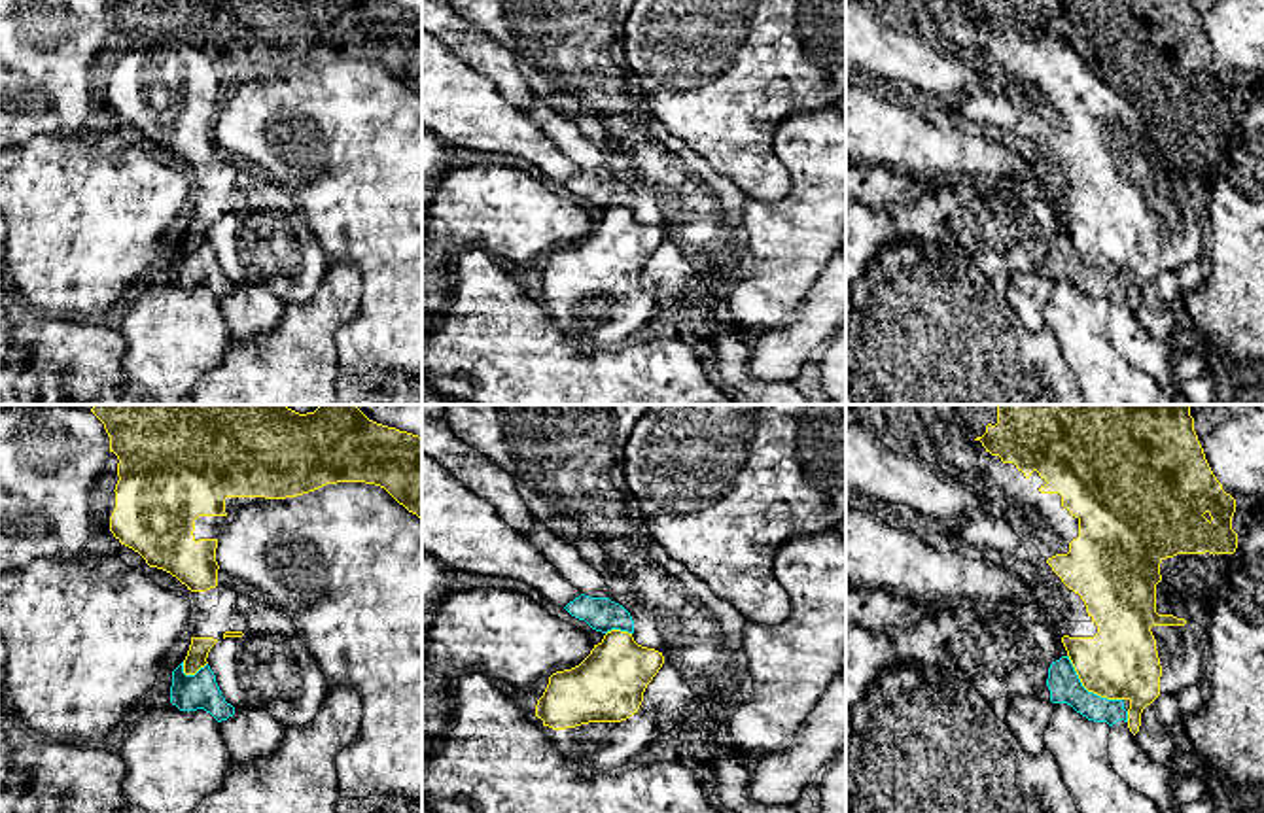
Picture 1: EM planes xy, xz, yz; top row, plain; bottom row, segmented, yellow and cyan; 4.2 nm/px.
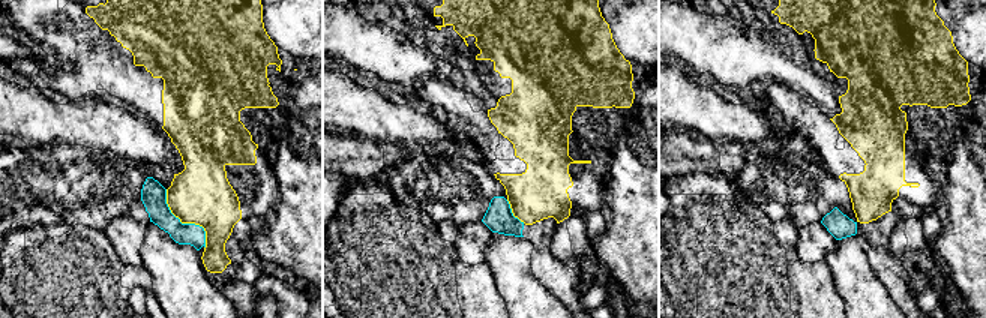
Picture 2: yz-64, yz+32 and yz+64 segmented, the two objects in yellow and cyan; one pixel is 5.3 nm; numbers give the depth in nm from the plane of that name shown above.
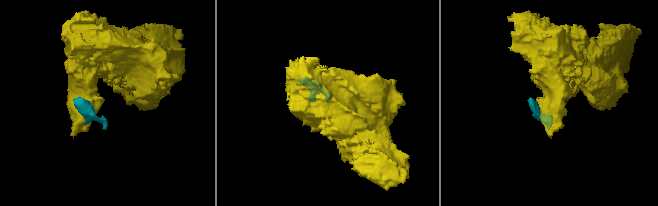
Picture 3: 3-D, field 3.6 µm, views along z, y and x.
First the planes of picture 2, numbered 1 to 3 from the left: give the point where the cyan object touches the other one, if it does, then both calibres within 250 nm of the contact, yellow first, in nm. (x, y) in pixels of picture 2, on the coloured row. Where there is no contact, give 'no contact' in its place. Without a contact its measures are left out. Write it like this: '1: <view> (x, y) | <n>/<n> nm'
1: yz-64 (186, 222) | 320/140 nm
2: yz+32 (512, 212) | 280/160 nm
3: no contact

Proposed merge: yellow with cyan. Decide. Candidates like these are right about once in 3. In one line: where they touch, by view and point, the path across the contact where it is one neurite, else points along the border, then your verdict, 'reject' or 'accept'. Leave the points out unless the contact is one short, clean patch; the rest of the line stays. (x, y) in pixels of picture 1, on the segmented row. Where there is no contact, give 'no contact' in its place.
contact yz (1087, 689); border yz (1068, 655), (1079, 681), (1088, 691), (1121, 700); reject

